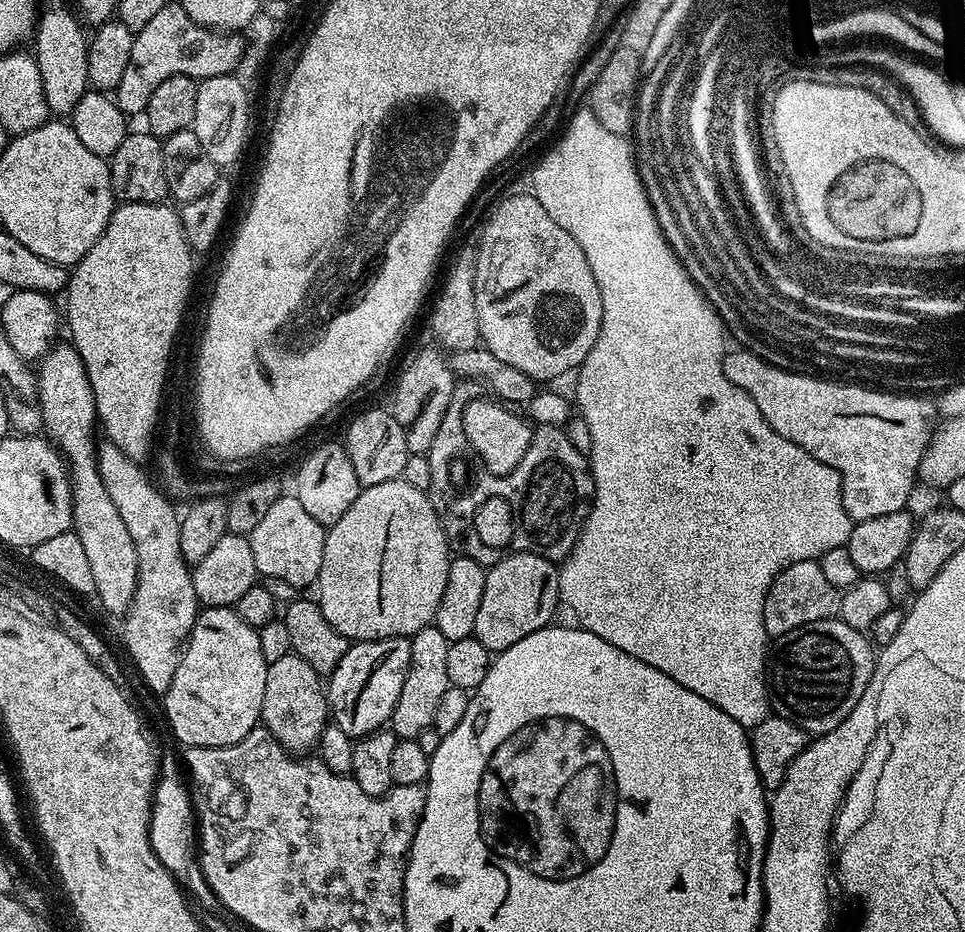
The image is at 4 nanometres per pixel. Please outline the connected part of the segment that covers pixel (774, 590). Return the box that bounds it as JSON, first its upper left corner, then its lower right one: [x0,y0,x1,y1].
[763,560,841,638]

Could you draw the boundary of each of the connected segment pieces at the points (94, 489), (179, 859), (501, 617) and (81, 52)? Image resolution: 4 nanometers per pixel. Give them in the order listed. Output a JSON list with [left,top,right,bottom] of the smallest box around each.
[[36,343,137,614],[150,756,218,908],[474,550,561,654],[34,4,90,118]]

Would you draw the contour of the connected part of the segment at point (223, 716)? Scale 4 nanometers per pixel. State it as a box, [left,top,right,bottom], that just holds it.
[163,608,268,748]

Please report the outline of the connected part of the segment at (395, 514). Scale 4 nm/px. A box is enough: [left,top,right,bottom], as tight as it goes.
[314,478,450,642]

